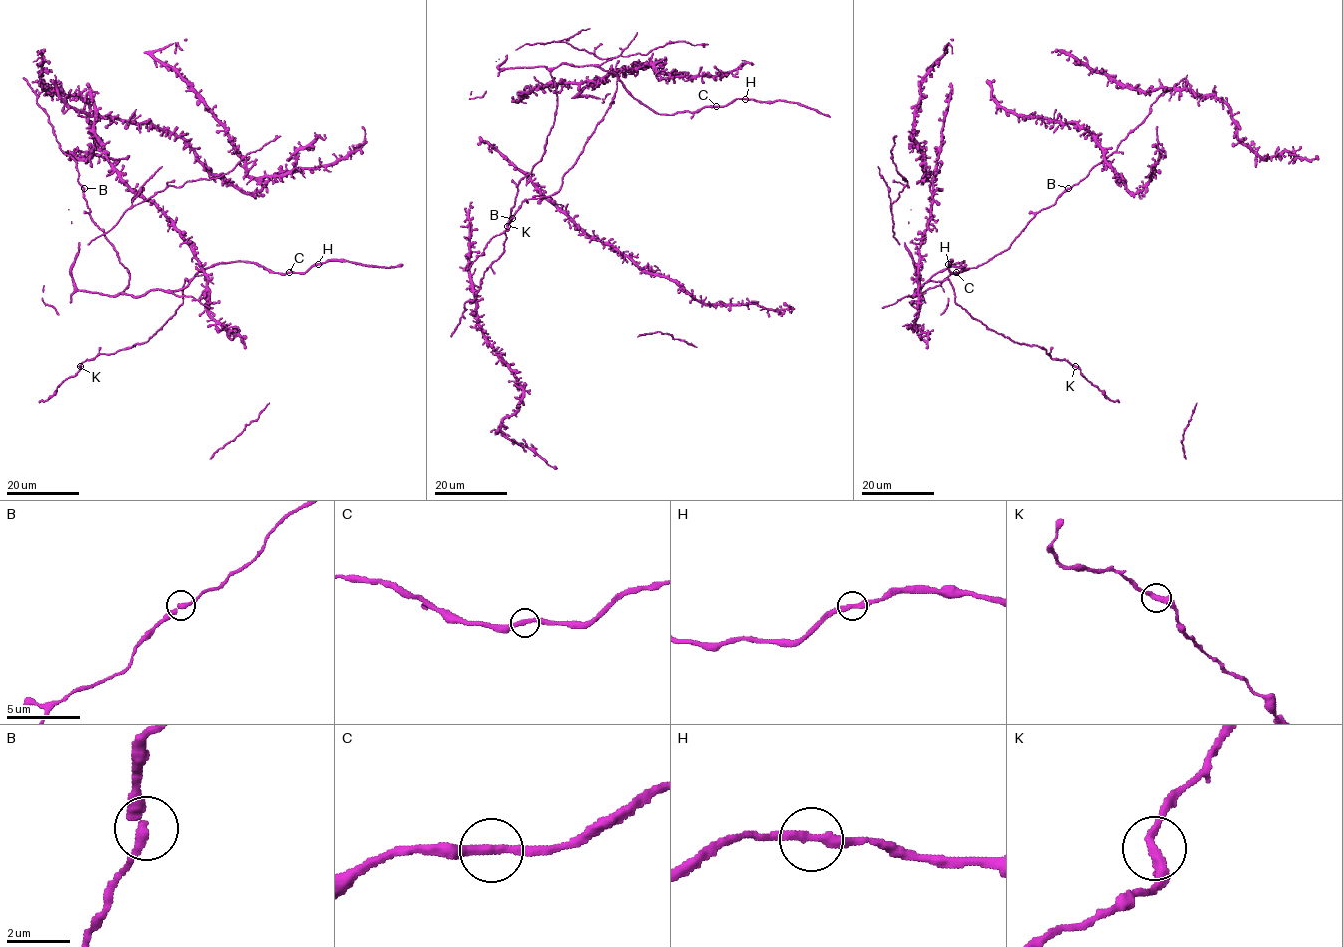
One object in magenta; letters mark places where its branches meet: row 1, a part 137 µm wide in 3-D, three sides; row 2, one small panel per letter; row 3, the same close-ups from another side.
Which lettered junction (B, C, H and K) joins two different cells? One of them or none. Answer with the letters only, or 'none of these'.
none of these

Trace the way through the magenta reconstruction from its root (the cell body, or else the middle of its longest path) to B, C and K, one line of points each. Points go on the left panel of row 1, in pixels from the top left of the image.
B: (111, 244), (91, 219), (83, 197), (84, 188)
C: (111, 244), (129, 272), (123, 292), (134, 296), (182, 290), (198, 272), (231, 261), (289, 272)
K: (111, 244), (129, 272), (123, 292), (176, 291), (189, 282), (183, 302), (147, 341), (80, 366)

